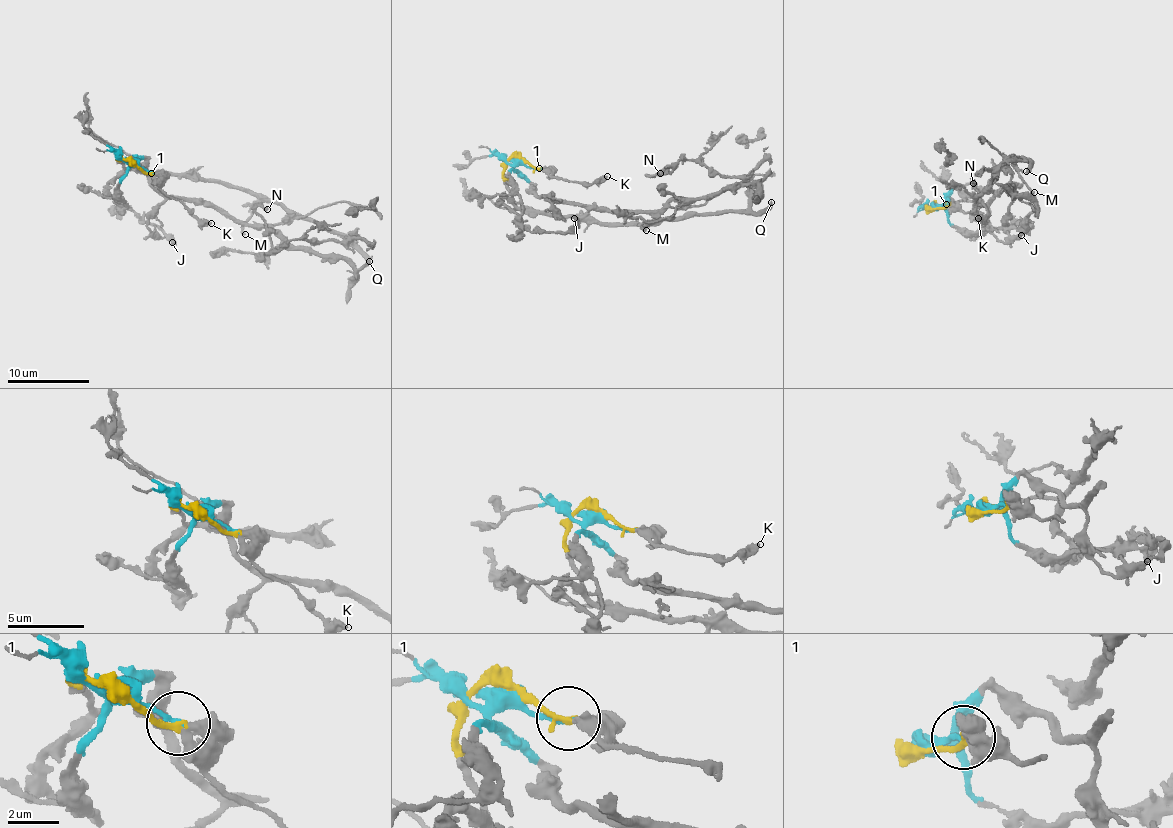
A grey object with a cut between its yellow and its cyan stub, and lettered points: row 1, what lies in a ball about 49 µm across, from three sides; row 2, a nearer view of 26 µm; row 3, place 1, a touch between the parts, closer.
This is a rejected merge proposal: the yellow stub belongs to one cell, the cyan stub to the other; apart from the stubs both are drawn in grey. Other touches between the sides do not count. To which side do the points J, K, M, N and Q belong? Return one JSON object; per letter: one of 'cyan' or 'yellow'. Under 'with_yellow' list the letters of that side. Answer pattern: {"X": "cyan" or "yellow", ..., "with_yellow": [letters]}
{"J": "yellow", "K": "yellow", "M": "yellow", "N": "yellow", "Q": "yellow", "with_yellow": ["J", "K", "M", "N", "Q"]}

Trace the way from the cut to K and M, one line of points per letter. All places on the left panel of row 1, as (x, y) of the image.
K: (130, 161), (153, 173), (167, 196), (179, 199), (211, 223)
M: (130, 161), (117, 161), (130, 170), (201, 176), (250, 189), (258, 205), (244, 224), (245, 235)

